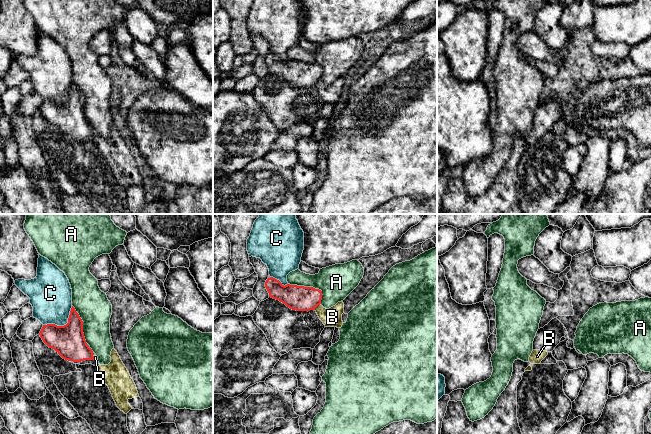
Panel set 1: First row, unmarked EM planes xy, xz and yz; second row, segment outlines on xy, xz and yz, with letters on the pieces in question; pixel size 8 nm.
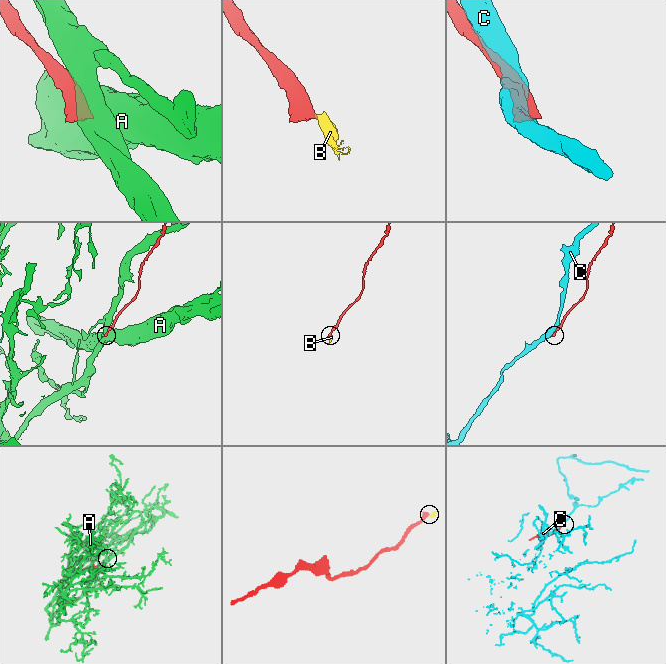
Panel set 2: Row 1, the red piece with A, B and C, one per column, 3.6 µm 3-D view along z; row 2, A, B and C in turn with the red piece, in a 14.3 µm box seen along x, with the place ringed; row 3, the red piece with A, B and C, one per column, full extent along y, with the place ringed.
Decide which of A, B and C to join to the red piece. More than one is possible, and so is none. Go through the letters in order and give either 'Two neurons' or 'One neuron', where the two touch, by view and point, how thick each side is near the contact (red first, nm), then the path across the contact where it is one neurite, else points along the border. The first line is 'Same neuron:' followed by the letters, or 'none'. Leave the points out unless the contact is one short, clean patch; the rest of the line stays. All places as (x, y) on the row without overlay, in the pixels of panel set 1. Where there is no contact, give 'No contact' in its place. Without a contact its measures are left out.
Same neuron: none
A: Two neurons. Touches red at xz (311, 63). Thickness 200 nm (red) against 280 nm
B: Two neurons. Touches red at xz (317, 81). Thickness 200 nm (red) against 160 nm. Boundary: xz (320, 79), (314, 85)
C: Two neurons. Touches red at xy (64, 101). Thickness 260 nm (red) against 340 nm

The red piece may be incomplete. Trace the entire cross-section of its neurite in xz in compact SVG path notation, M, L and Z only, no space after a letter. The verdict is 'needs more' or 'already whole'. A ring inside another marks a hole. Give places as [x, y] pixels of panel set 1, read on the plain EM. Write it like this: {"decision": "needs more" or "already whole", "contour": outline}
{"decision": "already whole", "contour": "M270 53L265 58L269 73L279 76L296 87L310 87L321 80L322 67L313 63L283 61L279 56Z"}

